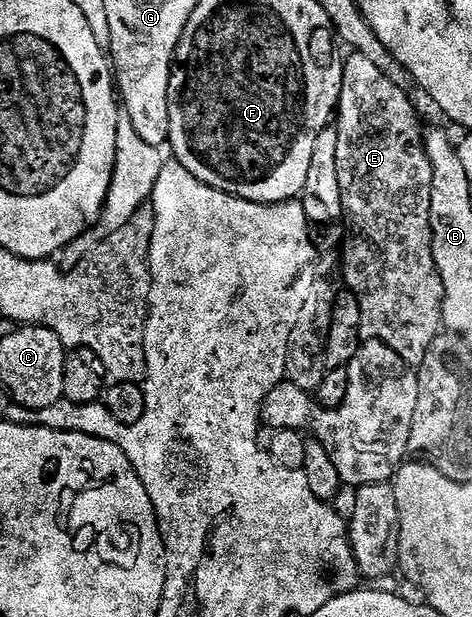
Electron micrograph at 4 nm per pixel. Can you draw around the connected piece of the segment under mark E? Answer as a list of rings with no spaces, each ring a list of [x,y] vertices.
[[[352,52],[343,63],[343,82],[339,108],[333,121],[337,179],[341,182],[343,212],[346,214],[342,284],[359,300],[361,307],[360,342],[380,341],[389,346],[405,363],[418,367],[425,351],[437,339],[443,324],[445,287],[433,259],[431,238],[431,188],[433,167],[429,163],[425,125],[415,114],[408,90],[399,89],[365,55]]]

